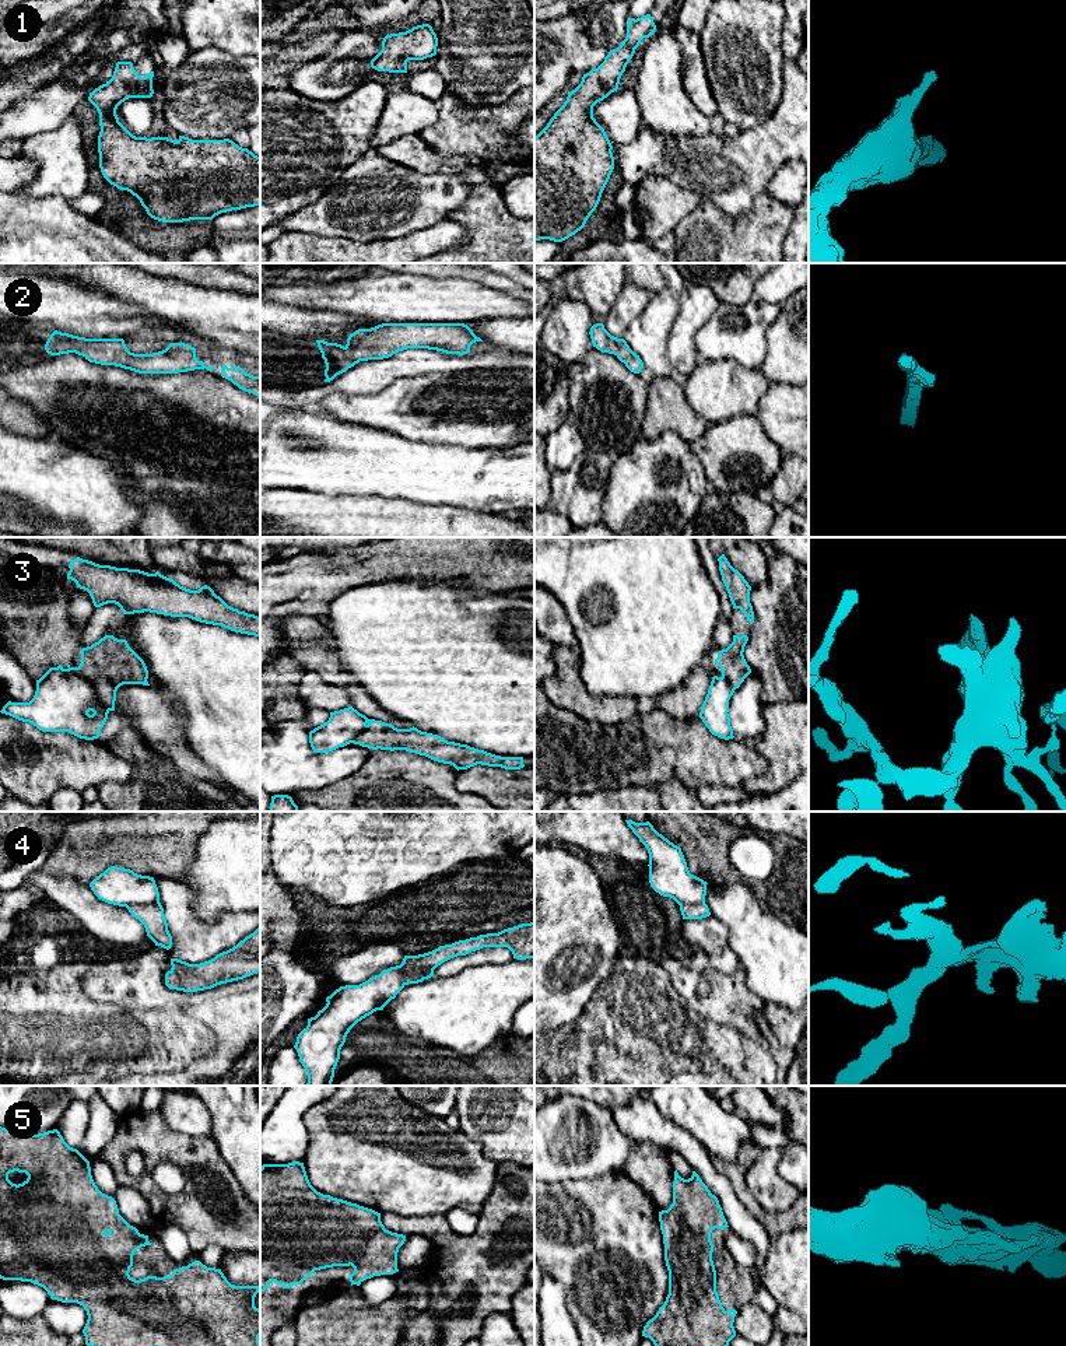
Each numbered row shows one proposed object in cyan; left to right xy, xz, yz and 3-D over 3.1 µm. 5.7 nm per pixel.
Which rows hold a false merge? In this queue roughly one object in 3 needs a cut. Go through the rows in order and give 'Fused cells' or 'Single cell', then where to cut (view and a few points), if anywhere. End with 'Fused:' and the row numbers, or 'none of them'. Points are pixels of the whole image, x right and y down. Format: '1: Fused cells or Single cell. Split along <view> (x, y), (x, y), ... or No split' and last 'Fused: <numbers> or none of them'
1: Single cell. No split
2: Single cell. No split
3: Fused cells. Split along xy (67, 669), (81, 675), (93, 686), (108, 711)
4: Fused cells. Split along xy (158, 900), (132, 904), (128, 908)
5: Single cell. No split
Fused: 3, 4

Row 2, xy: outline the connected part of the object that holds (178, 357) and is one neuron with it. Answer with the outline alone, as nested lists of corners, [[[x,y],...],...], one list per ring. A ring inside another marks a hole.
[[[55,330],[45,344],[50,355],[76,353],[90,362],[115,365],[138,374],[178,374],[194,369],[213,371],[196,358],[196,348],[185,343],[171,343],[152,354],[130,353],[123,339],[85,339]]]

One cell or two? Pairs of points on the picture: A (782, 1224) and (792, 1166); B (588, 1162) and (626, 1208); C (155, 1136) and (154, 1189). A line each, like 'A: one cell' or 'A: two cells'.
A: two cells
B: two cells
C: one cell

